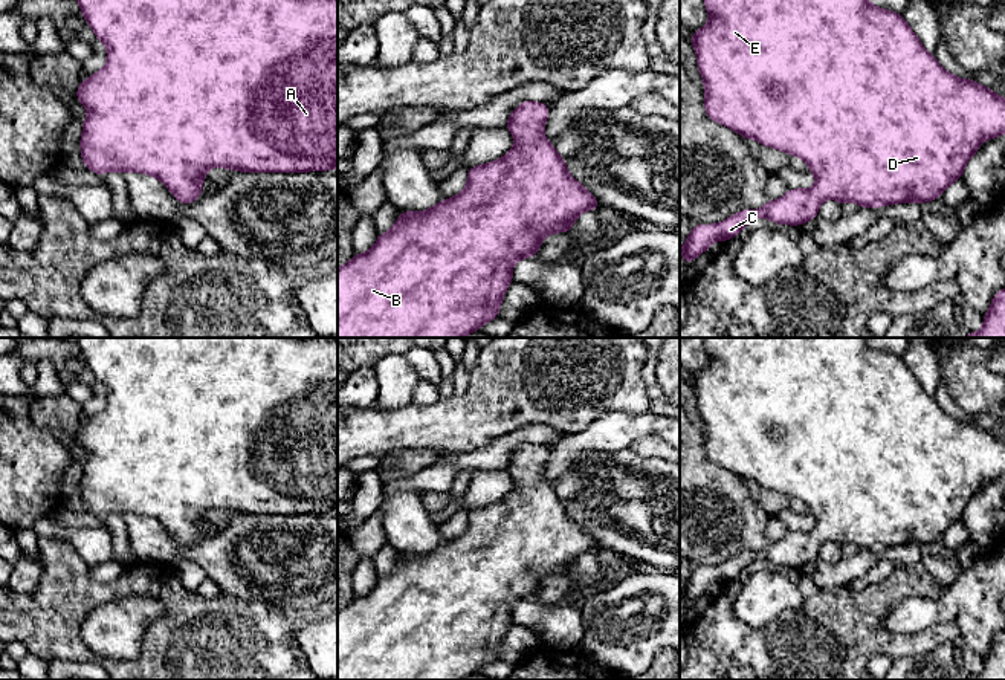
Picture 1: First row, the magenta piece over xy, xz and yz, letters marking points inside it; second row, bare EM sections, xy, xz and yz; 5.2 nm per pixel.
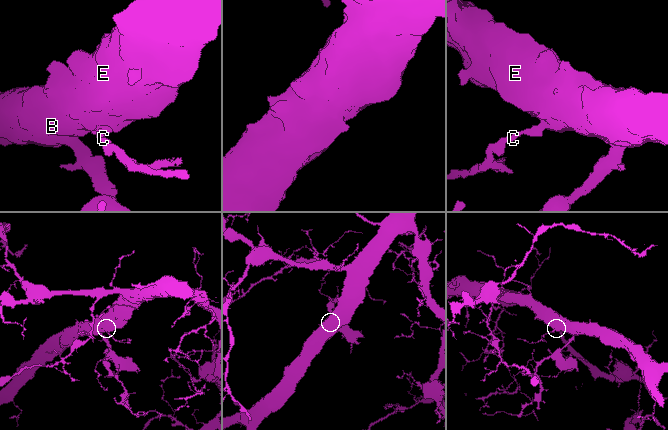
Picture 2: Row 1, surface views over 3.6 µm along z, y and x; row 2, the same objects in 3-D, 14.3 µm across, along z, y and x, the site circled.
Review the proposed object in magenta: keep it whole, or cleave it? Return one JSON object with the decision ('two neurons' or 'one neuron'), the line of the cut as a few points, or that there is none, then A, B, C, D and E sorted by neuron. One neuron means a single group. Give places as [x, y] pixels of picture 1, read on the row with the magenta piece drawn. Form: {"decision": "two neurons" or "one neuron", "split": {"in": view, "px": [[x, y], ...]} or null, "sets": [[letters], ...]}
{"decision": "one neuron", "split": null, "sets": [["A", "B", "C", "D", "E"]]}

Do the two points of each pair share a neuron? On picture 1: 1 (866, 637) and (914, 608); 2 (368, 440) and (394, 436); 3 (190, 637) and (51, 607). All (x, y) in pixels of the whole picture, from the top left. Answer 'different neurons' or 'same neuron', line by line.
1: different neurons
2: same neuron
3: same neuron

